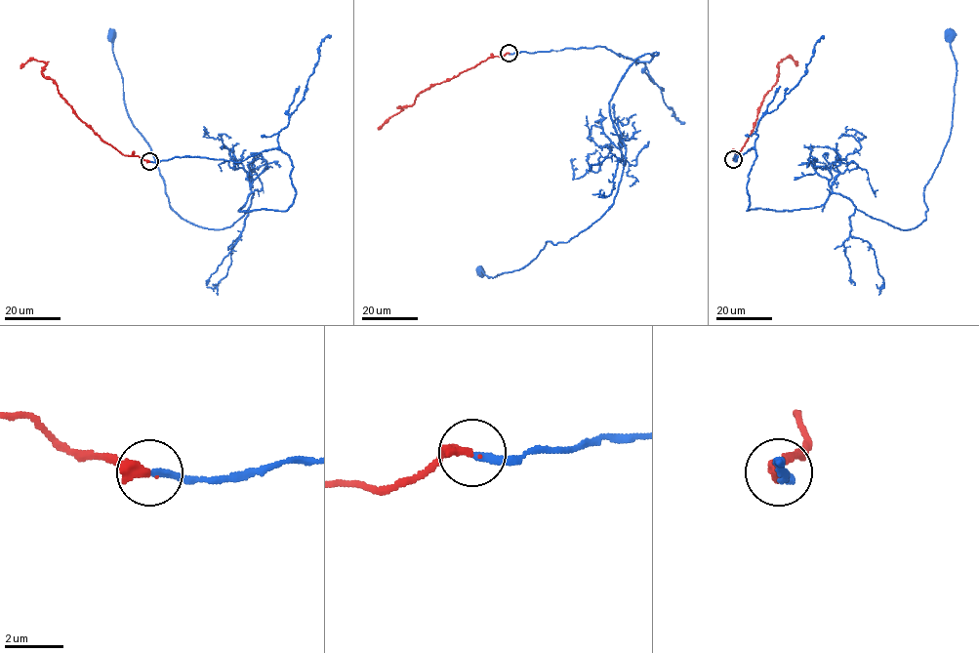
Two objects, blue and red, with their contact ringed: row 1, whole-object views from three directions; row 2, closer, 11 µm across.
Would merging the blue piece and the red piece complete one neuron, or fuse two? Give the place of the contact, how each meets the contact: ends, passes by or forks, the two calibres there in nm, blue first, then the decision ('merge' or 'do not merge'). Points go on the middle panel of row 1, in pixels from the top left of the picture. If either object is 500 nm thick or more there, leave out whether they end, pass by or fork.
at (509, 53); blue ends there; red ends there; 200 nm thick on the blue side, 400 nm on the other; merge

